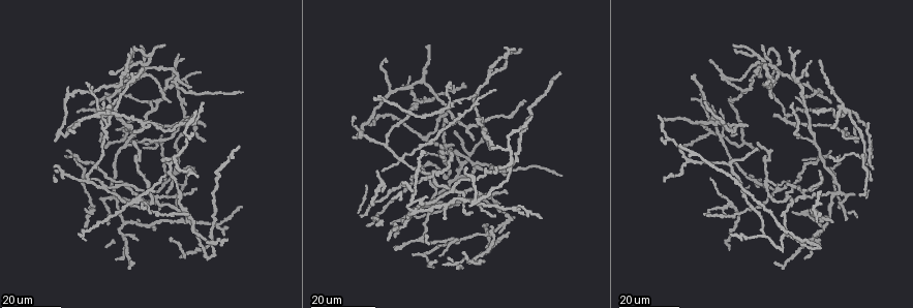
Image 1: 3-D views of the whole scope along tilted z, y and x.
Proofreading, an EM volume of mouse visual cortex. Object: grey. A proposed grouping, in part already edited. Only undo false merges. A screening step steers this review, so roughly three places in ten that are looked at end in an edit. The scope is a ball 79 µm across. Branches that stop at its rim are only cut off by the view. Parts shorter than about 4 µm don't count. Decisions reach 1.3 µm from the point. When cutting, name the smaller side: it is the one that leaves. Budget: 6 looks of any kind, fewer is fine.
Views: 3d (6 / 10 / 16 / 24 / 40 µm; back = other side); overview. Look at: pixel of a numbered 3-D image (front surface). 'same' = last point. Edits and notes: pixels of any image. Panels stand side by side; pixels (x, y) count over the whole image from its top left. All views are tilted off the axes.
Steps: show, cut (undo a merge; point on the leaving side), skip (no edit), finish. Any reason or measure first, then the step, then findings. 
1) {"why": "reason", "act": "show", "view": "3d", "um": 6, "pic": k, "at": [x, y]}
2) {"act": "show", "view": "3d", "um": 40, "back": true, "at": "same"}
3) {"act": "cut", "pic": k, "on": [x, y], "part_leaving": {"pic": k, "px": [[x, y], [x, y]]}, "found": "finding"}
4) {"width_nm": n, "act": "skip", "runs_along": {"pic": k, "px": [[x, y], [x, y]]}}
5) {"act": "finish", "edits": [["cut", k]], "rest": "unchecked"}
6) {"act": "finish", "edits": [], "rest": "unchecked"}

{"why": "three-way junction", "act": "show", "view": "3d", "um": 16, "pic": 1, "at": [153, 225]}

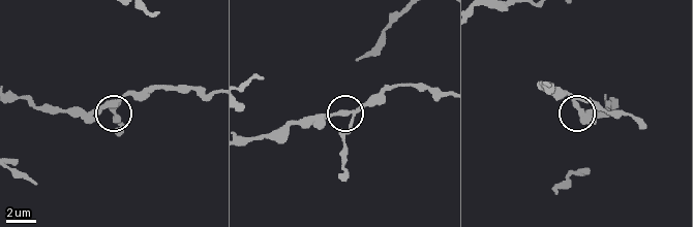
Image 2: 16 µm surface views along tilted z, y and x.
{"why": "closer look", "act": "show", "view": "3d", "um": 6, "pic": 2, "at": [581, 99]}

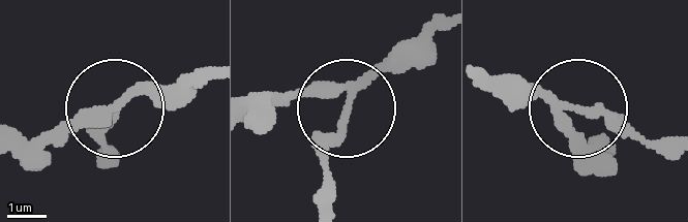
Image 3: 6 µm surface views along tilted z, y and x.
{"side_arm_um": 5, "act": "skip", "runs_along": {"pic": 3, "px": [[601, 145], [572, 127], [579, 108], [609, 112], [667, 152]]}, "found": "continuous, no second neuron"}

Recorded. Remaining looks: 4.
{"why": "three arms meet", "act": "show", "view": "3d", "um": 16, "pic": 1, "at": [157, 196]}

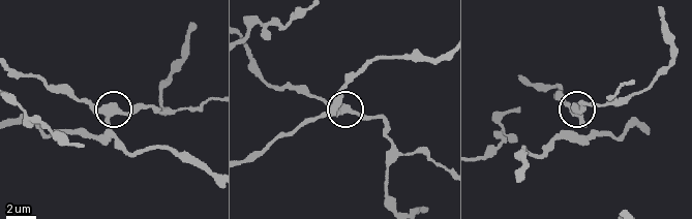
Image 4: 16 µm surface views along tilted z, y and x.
{"act": "show", "view": "3d", "um": 10, "pic": 4, "at": [107, 105]}

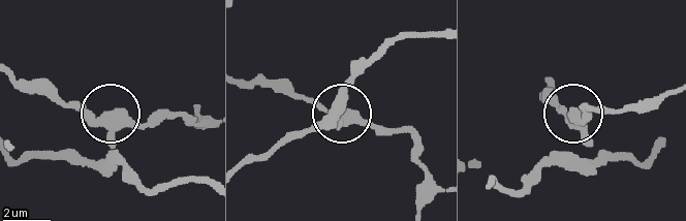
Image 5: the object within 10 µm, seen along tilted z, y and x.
{"side_arm_um": 18, "arms": 3, "act": "skip", "found": "continuous, no second neuron"}

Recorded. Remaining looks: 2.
{"act": "show", "view": "3d", "um": 24, "pic": 1, "at": [169, 196]}

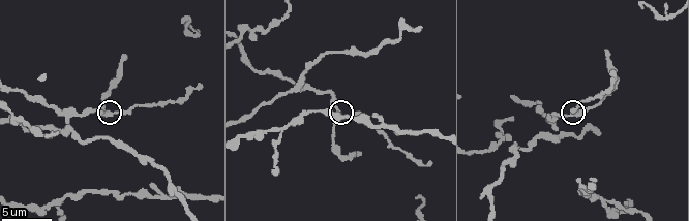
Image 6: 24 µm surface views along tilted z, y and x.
{"why": "zoom in", "act": "show", "view": "3d", "um": 10, "pic": 6, "at": [577, 114]}

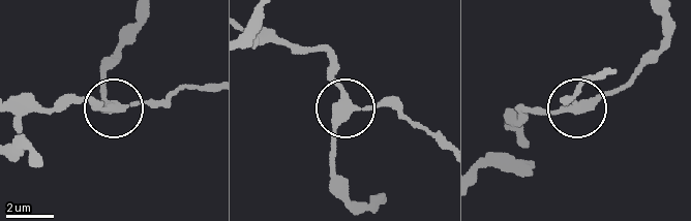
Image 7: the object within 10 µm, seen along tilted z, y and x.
{"side_arm_um": 10, "arms": 3, "act": "skip", "found": "one neuron here"}

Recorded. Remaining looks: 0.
{"act": "finish", "edits": [], "rest": "unchecked"}

